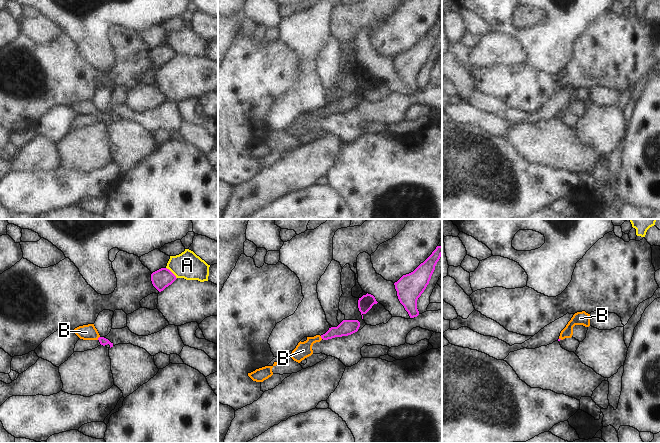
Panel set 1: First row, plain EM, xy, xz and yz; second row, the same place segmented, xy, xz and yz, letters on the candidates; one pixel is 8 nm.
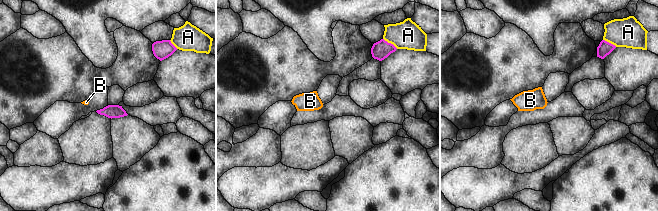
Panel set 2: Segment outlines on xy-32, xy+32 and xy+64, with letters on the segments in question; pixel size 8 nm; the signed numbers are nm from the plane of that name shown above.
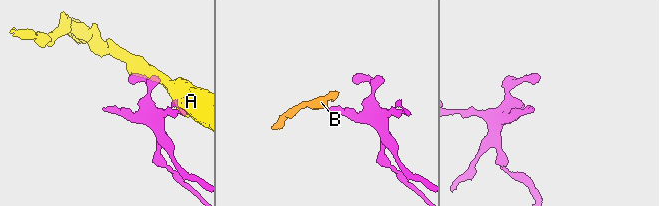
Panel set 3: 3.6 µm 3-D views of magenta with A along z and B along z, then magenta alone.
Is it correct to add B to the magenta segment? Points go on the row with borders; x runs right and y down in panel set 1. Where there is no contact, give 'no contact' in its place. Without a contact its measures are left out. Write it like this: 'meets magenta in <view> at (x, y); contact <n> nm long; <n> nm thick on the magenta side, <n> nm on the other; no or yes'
meets magenta in xy at (98, 338); contact 40 nm long; 70 nm thick on the magenta side, 130 nm on the other; yes

